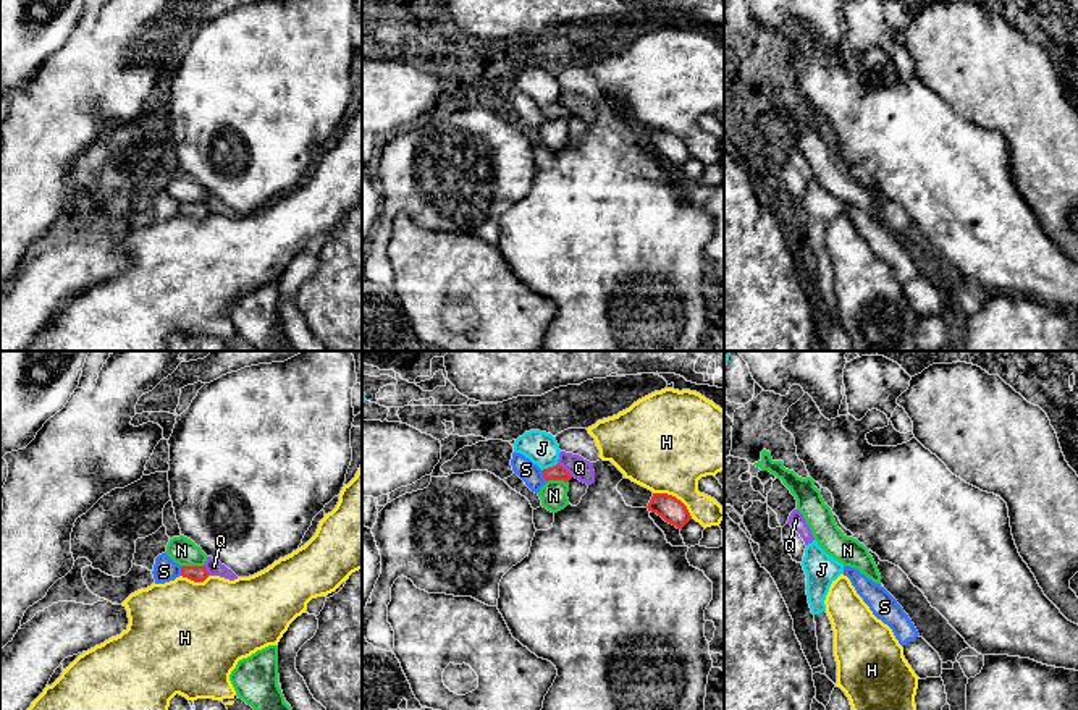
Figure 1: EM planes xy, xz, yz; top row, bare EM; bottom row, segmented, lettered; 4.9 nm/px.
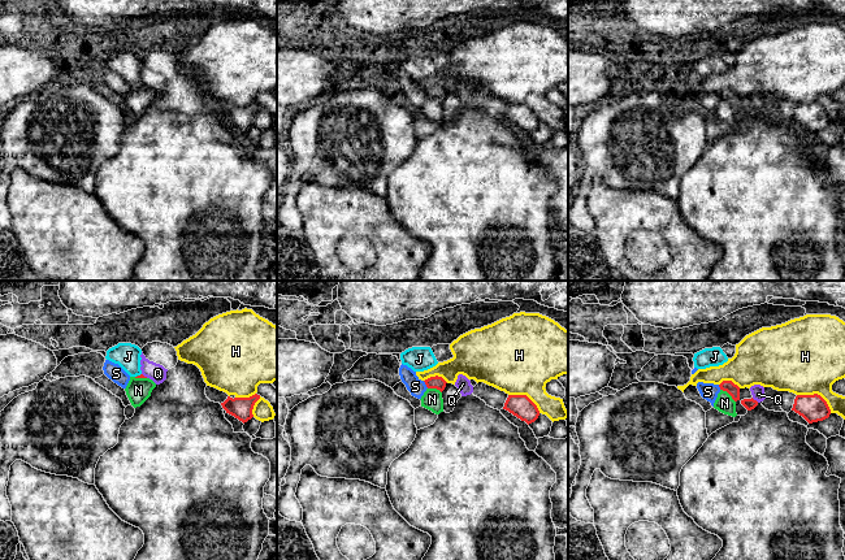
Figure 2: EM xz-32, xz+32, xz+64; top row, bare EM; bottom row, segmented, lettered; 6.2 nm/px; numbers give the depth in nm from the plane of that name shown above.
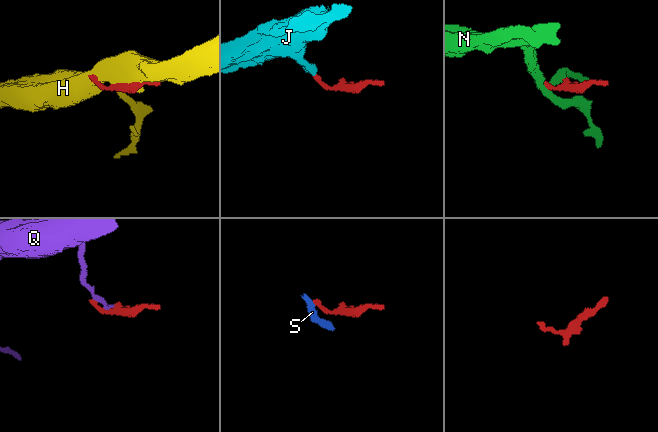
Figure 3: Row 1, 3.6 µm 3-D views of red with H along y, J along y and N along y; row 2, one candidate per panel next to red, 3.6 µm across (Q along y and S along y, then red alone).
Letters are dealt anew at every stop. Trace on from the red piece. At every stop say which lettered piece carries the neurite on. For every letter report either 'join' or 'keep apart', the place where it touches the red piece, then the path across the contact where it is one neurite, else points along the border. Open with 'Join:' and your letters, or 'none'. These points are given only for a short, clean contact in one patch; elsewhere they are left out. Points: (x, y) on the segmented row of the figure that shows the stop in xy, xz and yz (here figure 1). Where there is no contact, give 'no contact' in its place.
Join: J
H: keep apart; meets red in xz at (674, 497)
J: join; meets red in xz at (548, 468); runs through xz (556, 473), (548, 468), (542, 448)
N: keep apart; meets red in xy at (193, 566)
Q: keep apart; meets red in xz at (564, 469)
S: keep apart; meets red in xz at (543, 476); border along xz (540, 471), (547, 481)

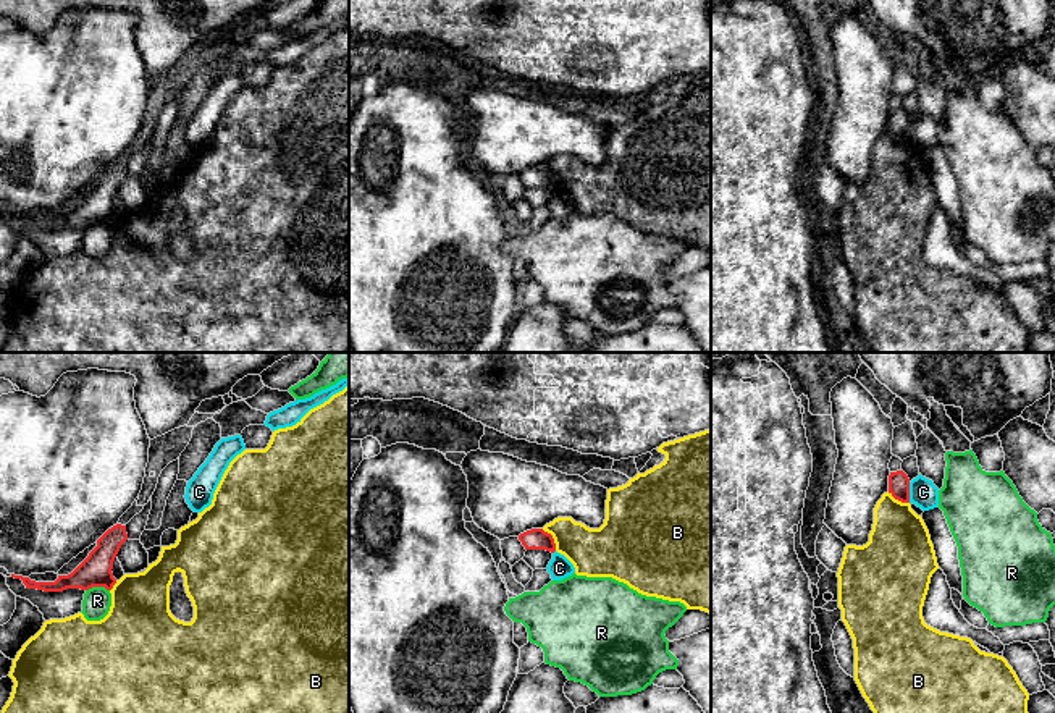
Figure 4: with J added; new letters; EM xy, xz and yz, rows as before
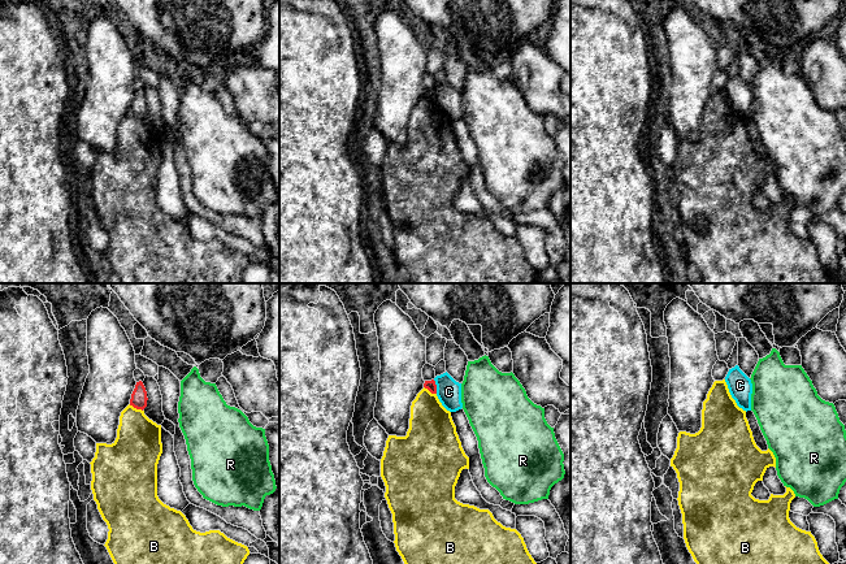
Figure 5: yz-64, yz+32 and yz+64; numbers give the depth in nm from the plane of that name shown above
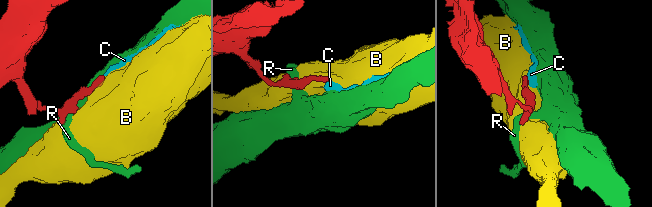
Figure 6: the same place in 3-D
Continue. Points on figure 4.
Join: none
B: keep apart; meets red in xz at (553, 539)
C: keep apart; meets red in yz at (908, 492); border along yz (908, 482), (910, 502)
R: keep apart; meets red in xy at (97, 586); border along xy (109, 589), (89, 587), (86, 590)

